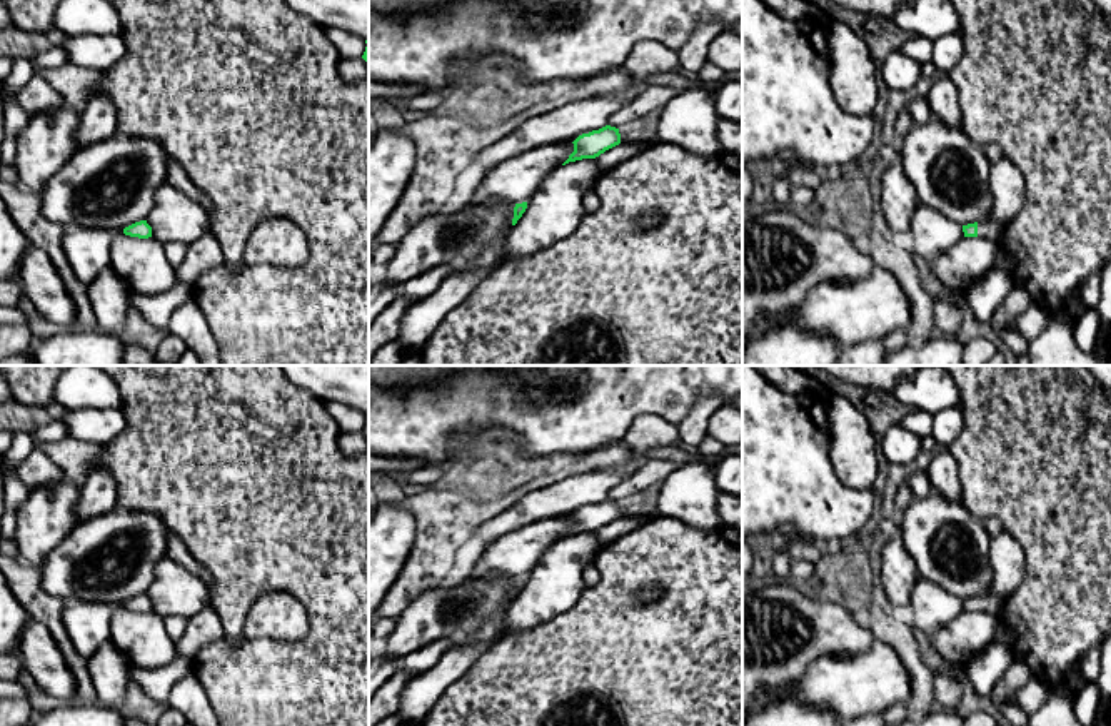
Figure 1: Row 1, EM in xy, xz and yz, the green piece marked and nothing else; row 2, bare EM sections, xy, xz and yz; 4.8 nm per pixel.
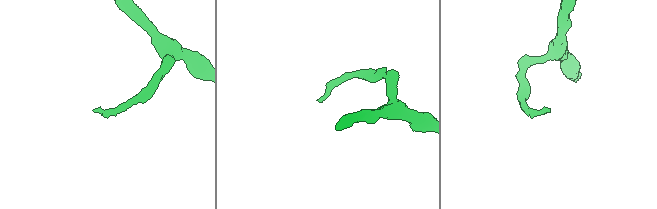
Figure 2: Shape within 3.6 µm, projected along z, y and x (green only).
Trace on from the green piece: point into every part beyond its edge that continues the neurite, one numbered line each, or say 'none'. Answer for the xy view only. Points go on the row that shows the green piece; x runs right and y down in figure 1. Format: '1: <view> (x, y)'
none

